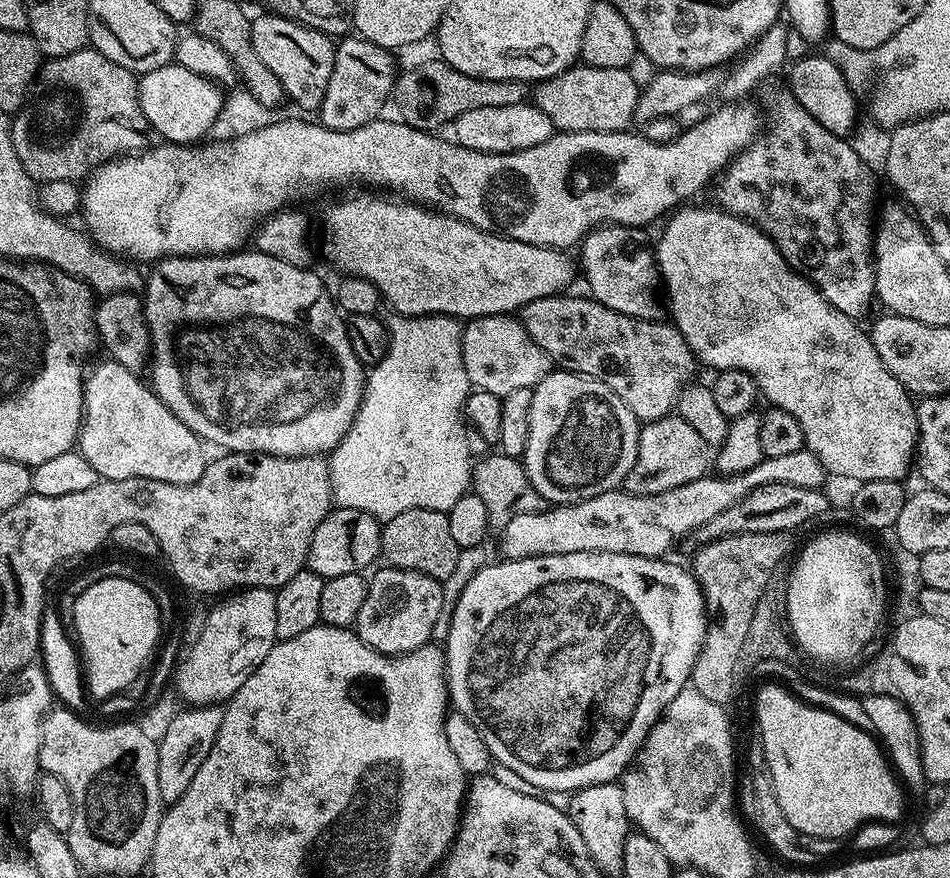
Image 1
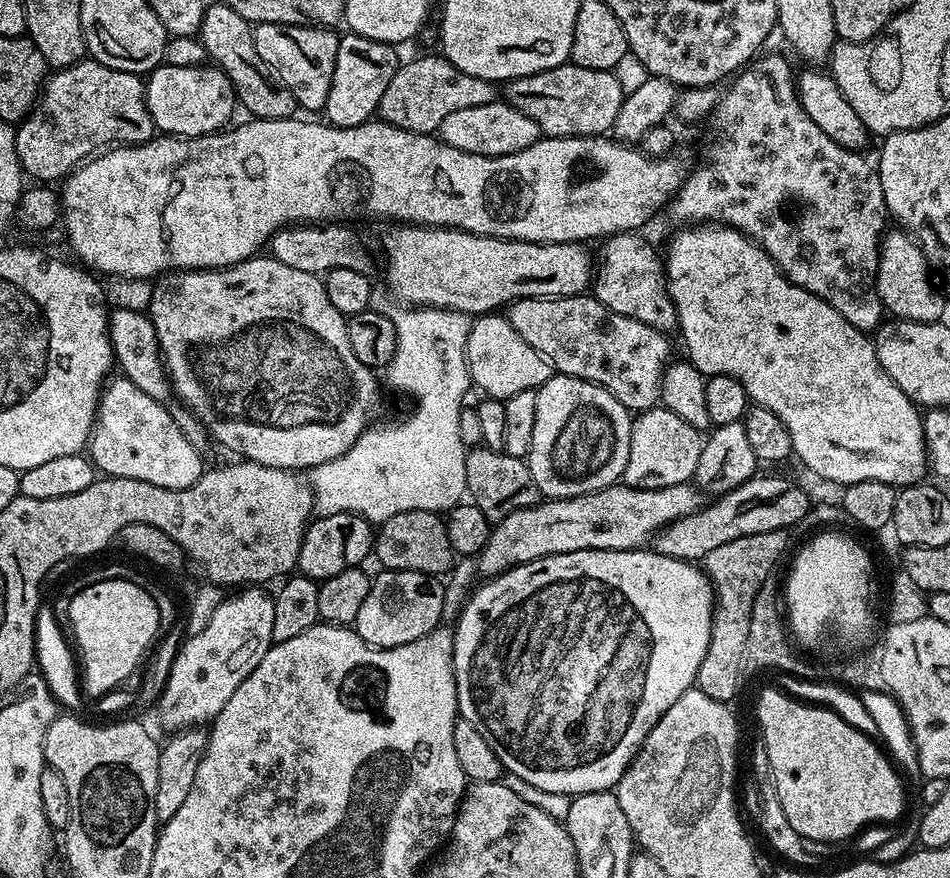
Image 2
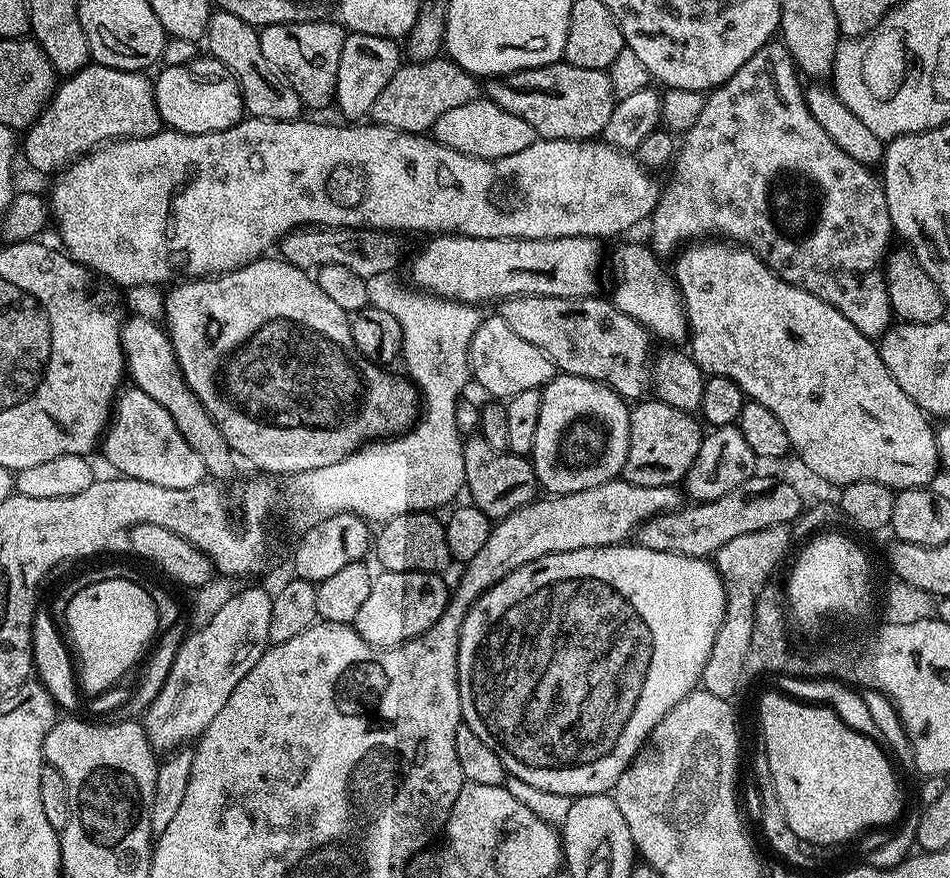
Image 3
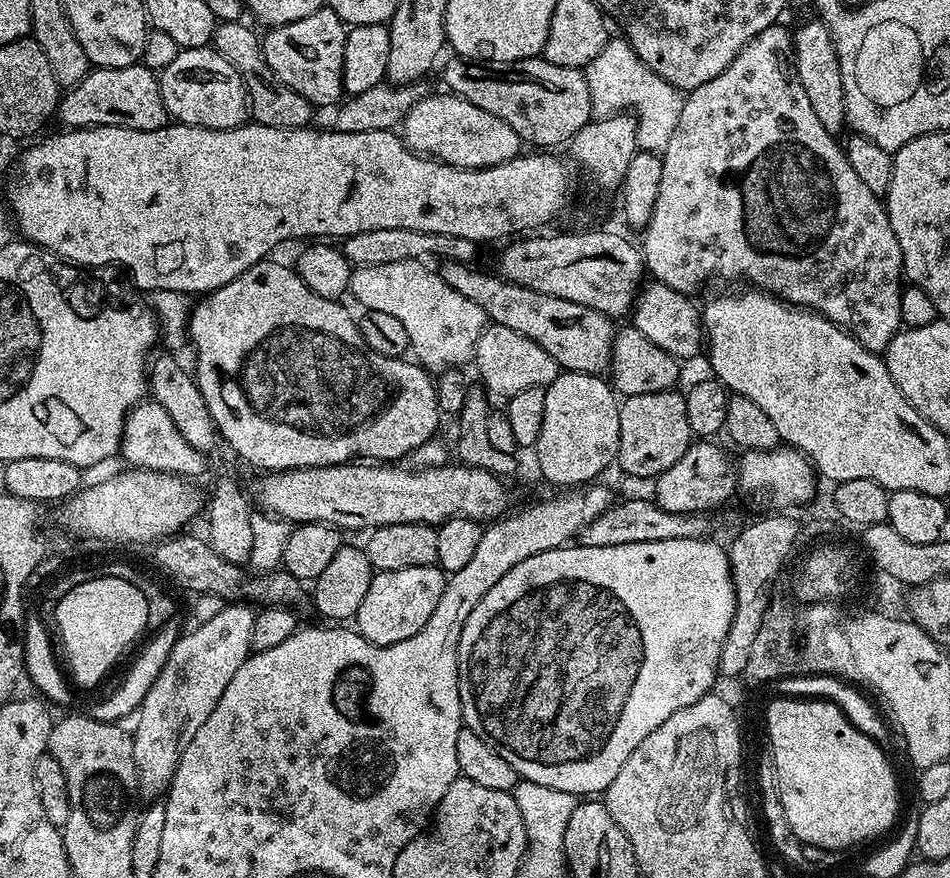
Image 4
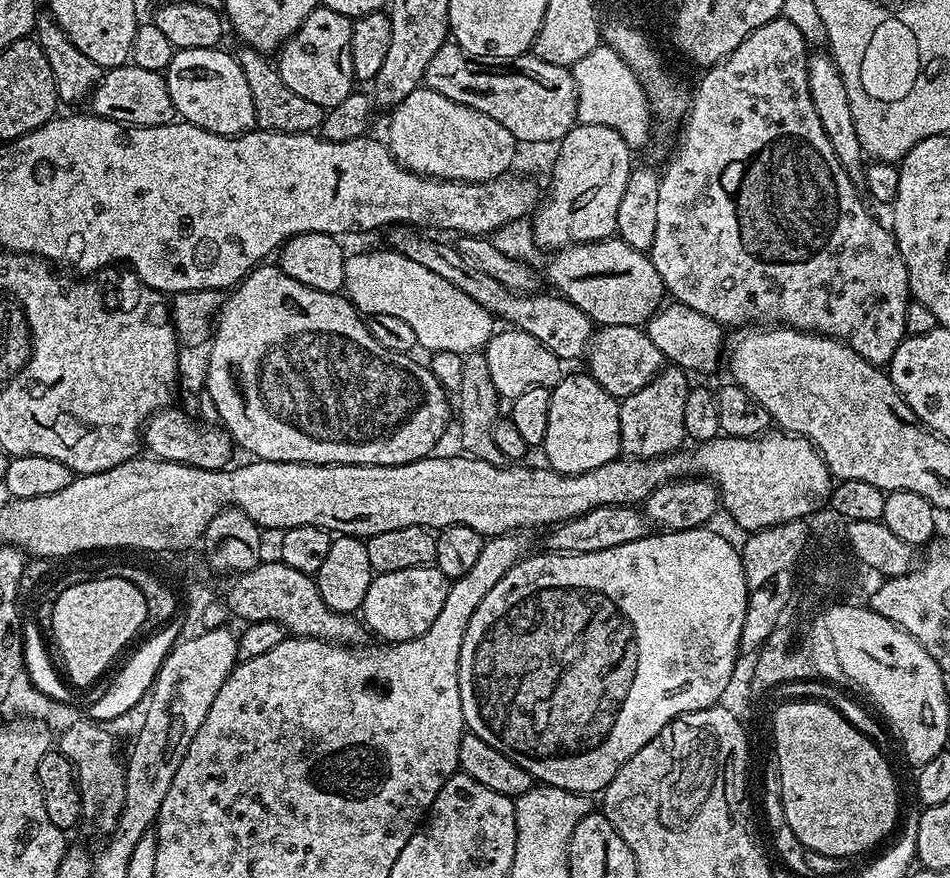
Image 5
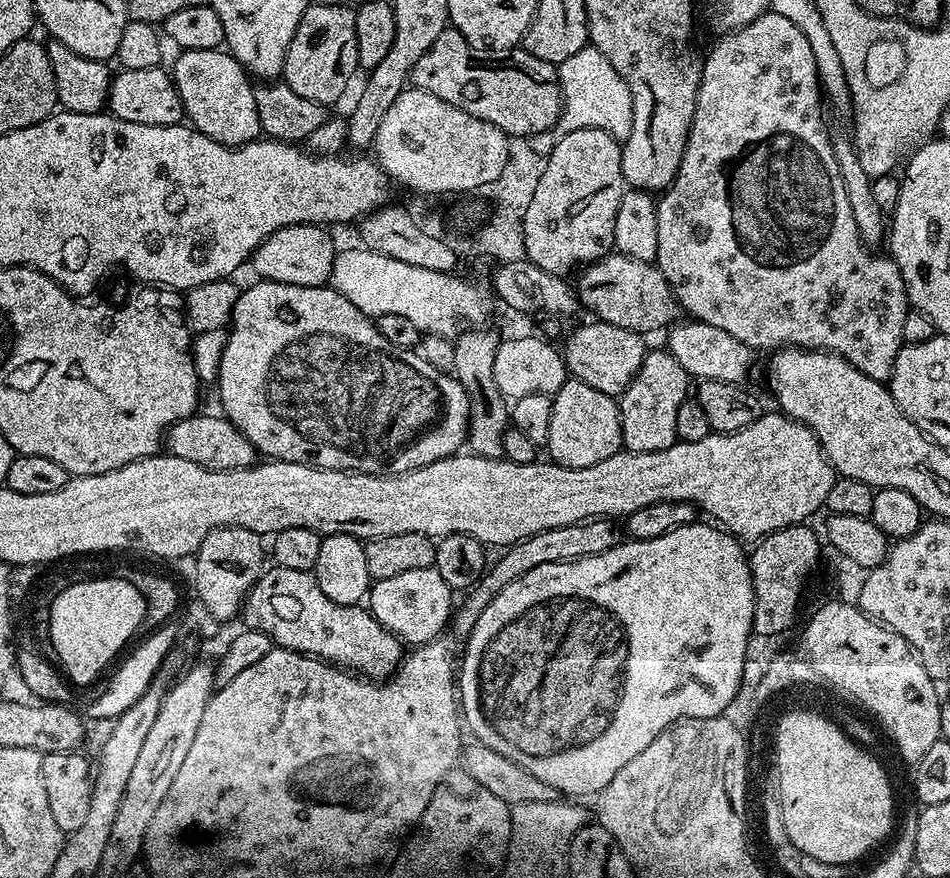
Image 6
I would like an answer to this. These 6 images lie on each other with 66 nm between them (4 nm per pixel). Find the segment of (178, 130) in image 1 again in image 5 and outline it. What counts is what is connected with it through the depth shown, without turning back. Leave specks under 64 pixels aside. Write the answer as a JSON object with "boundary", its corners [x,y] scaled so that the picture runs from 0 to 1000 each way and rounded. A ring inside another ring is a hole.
{"boundary":[[[235,54],[217,57],[185,57],[175,79],[175,90],[179,103],[179,116],[183,116],[185,131],[195,141],[203,141],[213,148],[221,148],[221,153],[231,155],[253,155],[269,146],[267,130],[267,112],[263,112],[263,97],[259,93],[259,84],[255,84],[255,75],[242,58],[235,59]]]}

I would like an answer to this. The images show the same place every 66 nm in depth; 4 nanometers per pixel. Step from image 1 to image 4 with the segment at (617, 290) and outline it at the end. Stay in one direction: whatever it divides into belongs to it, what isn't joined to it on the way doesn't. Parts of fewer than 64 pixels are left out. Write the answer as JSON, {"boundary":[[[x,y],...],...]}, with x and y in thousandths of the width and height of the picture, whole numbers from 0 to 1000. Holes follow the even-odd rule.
{"boundary":[[[679,322],[673,329],[668,347],[663,356],[664,372],[680,380],[680,385],[684,385],[688,394],[701,399],[701,403],[705,403],[711,410],[717,412],[728,410],[736,401],[738,404],[739,393],[743,387],[738,352],[735,346],[733,351],[728,342],[732,341],[727,336],[709,330],[701,323]]]}

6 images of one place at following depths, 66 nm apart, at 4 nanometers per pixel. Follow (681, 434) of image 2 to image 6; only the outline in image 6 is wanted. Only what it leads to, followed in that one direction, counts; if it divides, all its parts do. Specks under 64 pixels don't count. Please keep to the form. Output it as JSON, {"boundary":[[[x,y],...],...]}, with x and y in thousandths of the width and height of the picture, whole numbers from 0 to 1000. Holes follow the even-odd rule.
{"boundary":[[[702,399],[696,401],[679,400],[678,411],[672,426],[661,436],[656,451],[652,452],[655,506],[663,515],[683,515],[701,513],[701,508],[713,505],[714,462],[725,454],[726,429],[718,421],[714,408]]]}

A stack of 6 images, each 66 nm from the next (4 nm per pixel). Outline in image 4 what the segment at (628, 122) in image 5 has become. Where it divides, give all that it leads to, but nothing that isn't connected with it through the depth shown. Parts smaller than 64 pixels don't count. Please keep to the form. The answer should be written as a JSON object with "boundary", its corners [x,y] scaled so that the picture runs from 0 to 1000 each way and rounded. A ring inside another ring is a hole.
{"boundary":[[[641,44],[634,62],[629,62],[629,66],[625,66],[625,71],[614,79],[617,93],[621,98],[624,129],[635,134],[664,125],[669,138],[671,170],[698,174],[705,162],[705,153],[709,153],[709,144],[714,144],[714,130],[718,130],[720,109],[717,101],[703,96],[696,87],[682,79],[676,66],[672,66],[672,62],[662,52],[660,44],[652,44]]]}

